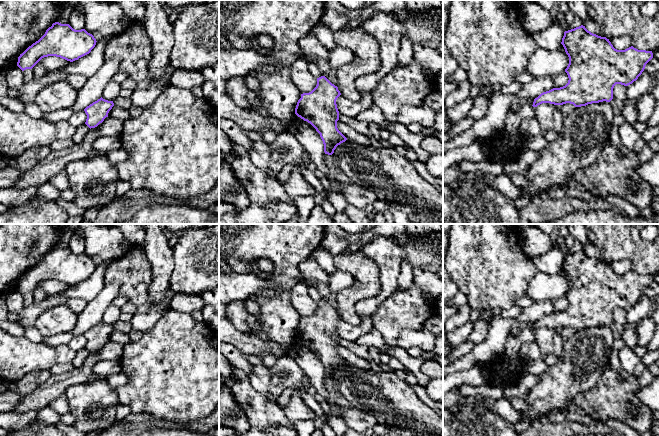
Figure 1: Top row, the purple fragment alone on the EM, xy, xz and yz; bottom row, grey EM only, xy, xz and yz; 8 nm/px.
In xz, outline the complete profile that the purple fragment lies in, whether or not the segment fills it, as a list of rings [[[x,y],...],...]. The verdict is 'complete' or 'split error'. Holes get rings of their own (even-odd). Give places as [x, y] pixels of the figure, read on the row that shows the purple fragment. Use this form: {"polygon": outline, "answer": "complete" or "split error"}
{"polygon": [[[321,76],[317,78],[317,85],[311,92],[301,94],[301,98],[295,108],[295,114],[310,123],[320,134],[324,144],[324,152],[328,155],[332,155],[336,147],[347,140],[337,128],[339,111],[336,100],[340,95],[338,87],[332,84],[325,76]]], "answer": "complete"}

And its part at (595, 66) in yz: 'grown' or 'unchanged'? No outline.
unchanged

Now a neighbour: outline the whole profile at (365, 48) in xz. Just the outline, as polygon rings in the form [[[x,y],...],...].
[[[361,25],[352,29],[339,29],[334,32],[336,45],[350,49],[354,60],[336,70],[338,90],[351,101],[361,100],[355,87],[356,80],[364,75],[375,73],[380,68],[379,45],[364,31]]]

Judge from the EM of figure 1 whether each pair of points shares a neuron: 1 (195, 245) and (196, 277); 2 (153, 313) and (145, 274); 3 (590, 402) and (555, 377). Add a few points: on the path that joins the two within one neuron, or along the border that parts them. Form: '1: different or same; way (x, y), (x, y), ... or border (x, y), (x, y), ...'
1: same; way (196, 253), (196, 269)
2: same; way (143, 303), (142, 284)
3: different; border (597, 380), (592, 387), (580, 392), (572, 404)

